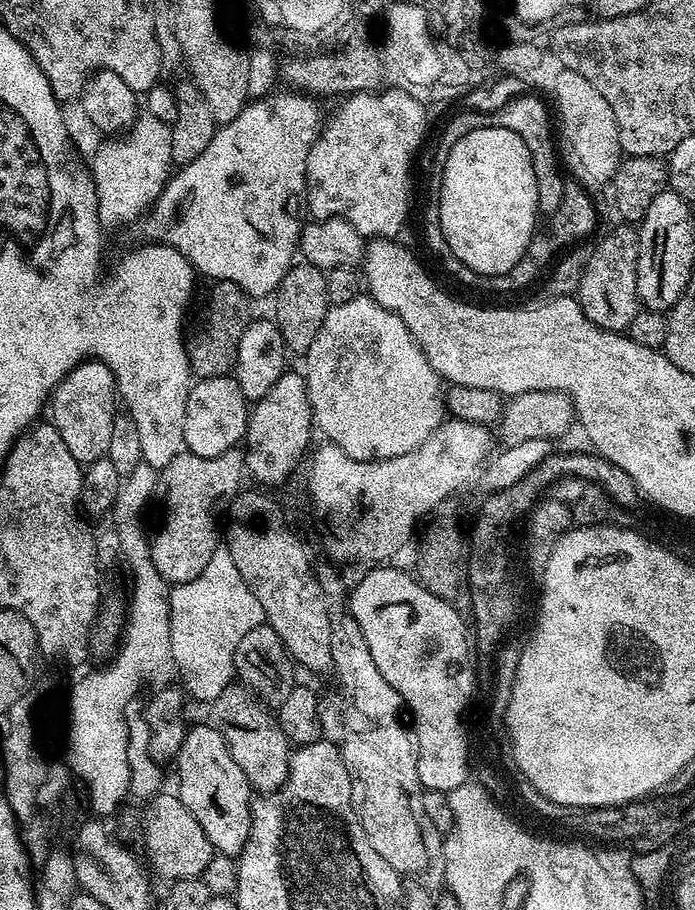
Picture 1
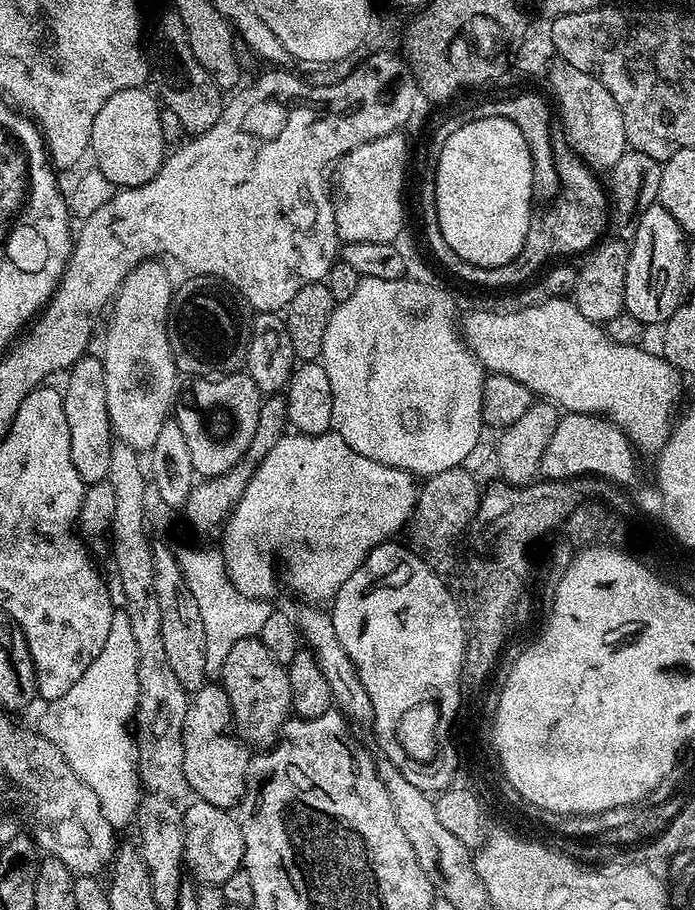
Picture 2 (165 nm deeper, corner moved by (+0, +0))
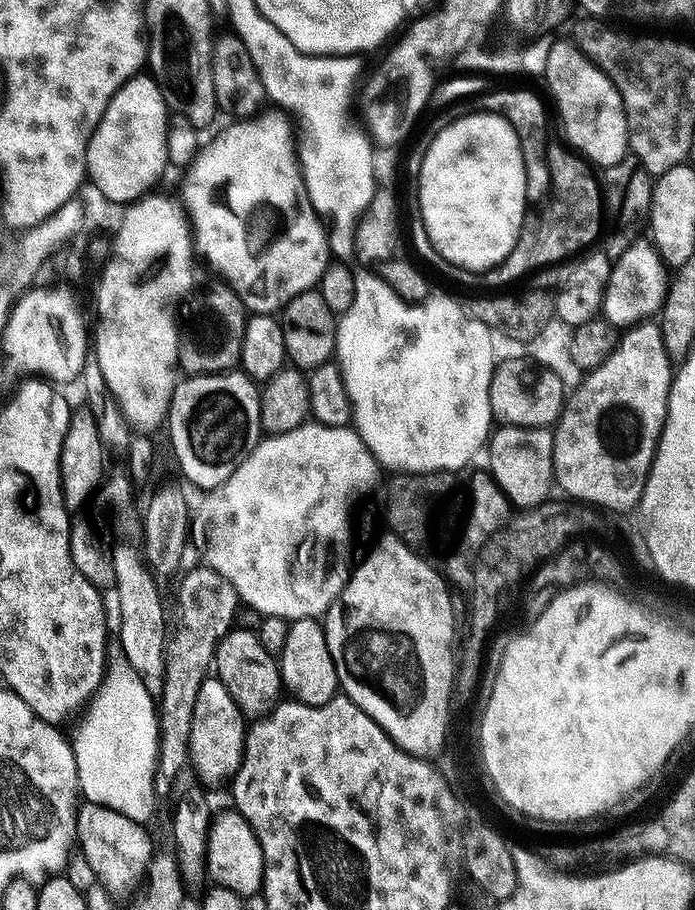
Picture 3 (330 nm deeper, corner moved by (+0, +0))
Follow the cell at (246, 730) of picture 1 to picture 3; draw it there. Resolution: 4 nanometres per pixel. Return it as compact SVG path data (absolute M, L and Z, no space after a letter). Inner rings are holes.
M241 626L233 627L220 640L214 661L215 675L234 698L241 712L248 718L265 717L277 705L282 696L282 681L277 657L262 646L255 631L247 632Z

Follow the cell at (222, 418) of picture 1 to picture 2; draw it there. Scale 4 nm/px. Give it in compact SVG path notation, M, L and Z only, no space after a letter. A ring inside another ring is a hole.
M246 374L196 378L191 384L192 389L185 394L184 401L182 396L175 405L174 419L186 438L196 476L225 476L244 457L254 438L254 430L258 430L262 393Z

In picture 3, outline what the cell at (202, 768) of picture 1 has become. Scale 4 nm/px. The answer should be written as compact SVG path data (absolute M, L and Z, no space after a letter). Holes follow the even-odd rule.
M207 678L198 690L190 730L188 750L191 765L199 779L208 784L231 781L244 760L246 717L219 678Z

